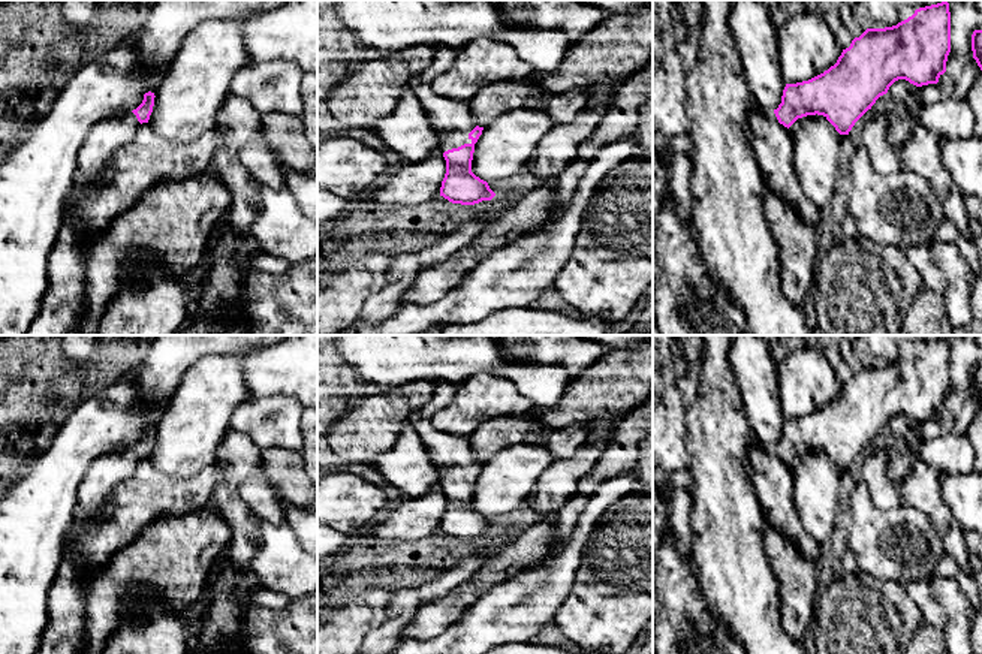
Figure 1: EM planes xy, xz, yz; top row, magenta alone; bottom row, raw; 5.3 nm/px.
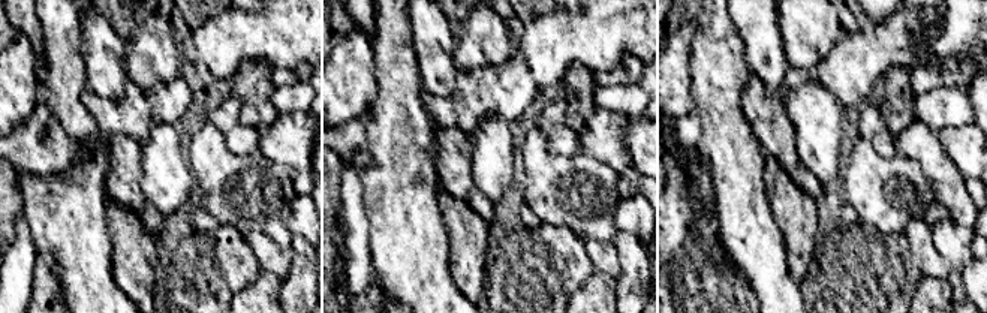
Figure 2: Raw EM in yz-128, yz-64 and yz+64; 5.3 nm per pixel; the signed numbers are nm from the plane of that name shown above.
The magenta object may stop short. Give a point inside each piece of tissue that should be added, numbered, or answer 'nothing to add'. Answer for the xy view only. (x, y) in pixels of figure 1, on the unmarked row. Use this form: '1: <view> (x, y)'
1: xy (111, 469)

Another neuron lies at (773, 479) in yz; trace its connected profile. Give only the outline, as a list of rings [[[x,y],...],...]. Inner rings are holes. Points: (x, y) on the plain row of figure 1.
[[[754,436],[747,447],[747,462],[766,522],[816,563],[822,557],[820,545],[807,533],[796,513],[790,465],[769,455]]]

